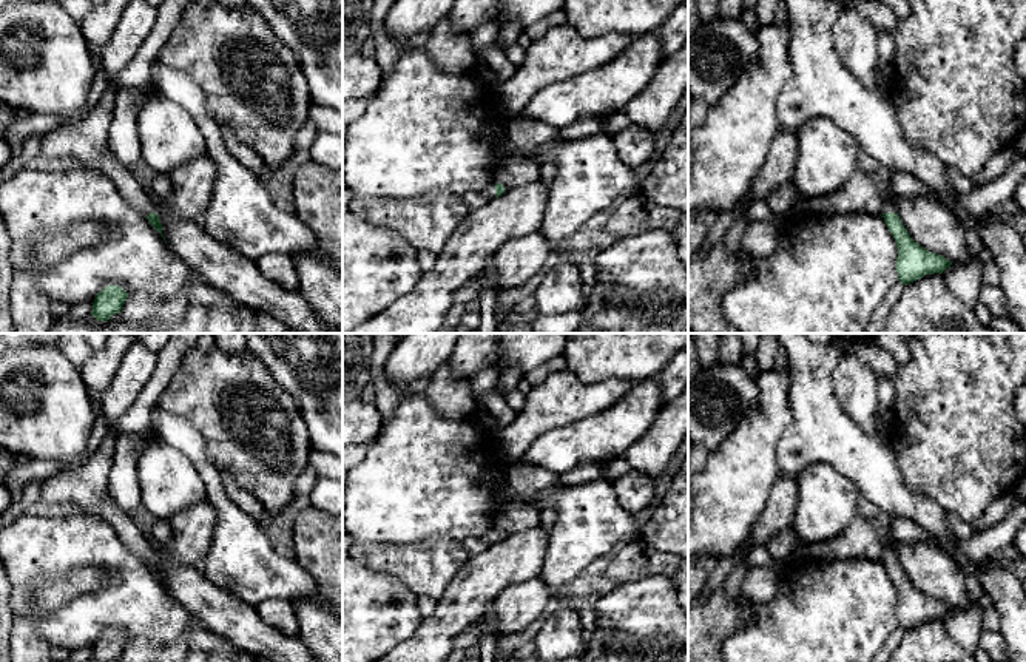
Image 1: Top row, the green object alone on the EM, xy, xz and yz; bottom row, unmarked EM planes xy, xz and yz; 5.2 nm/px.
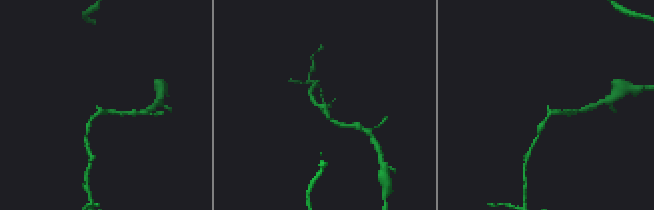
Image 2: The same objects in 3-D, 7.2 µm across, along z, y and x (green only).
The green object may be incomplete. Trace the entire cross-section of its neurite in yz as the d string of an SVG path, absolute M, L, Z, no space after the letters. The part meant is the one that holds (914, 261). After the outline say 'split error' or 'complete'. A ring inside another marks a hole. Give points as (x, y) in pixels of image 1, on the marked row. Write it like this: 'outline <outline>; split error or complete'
outline M895 198L884 199L883 218L898 247L896 273L904 285L930 273L941 275L952 265L944 256L930 253L910 238L896 213Z; split error

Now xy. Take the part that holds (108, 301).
outline M106 285L97 293L91 315L97 321L108 321L113 315L120 313L128 293L119 285Z; complete

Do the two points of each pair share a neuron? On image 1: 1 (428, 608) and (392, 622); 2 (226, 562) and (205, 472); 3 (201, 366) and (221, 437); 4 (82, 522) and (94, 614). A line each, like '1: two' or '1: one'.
1: two
2: one
3: one
4: one

